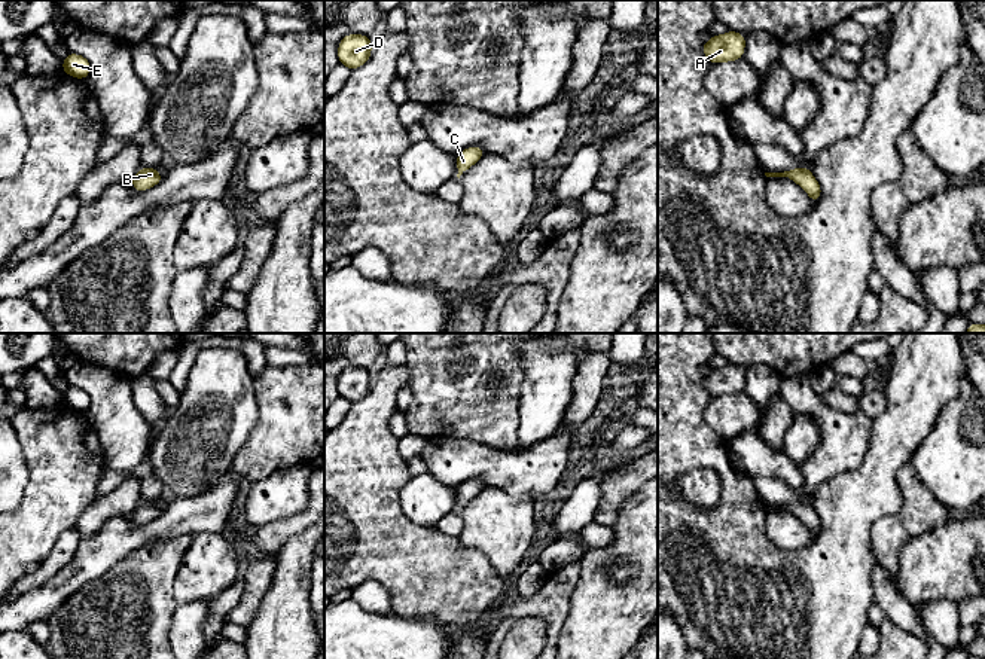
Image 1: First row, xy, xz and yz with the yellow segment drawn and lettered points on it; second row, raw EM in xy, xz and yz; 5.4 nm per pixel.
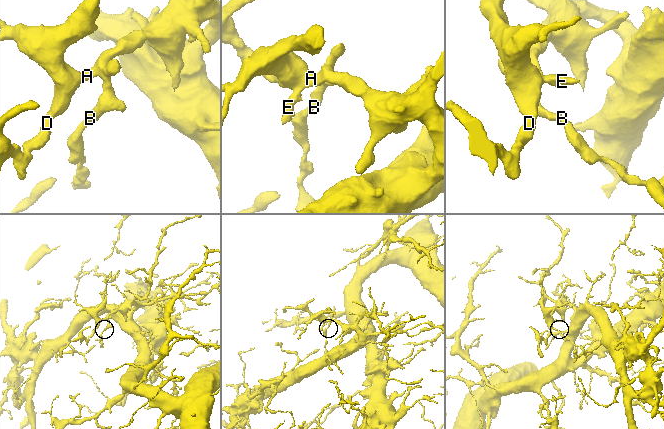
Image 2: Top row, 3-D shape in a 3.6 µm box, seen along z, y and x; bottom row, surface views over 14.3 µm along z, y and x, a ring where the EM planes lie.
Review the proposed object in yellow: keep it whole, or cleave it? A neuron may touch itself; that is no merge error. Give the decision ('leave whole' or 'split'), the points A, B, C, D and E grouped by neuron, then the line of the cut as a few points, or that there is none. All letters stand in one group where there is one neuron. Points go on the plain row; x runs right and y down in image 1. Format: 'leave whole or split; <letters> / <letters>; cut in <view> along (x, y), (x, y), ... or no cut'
leave whole; A B C D E; no cut

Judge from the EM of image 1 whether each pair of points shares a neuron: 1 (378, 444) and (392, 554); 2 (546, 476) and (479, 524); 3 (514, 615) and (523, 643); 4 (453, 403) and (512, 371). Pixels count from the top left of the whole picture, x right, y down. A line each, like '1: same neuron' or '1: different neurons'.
1: same neuron
2: different neurons
3: different neurons
4: same neuron

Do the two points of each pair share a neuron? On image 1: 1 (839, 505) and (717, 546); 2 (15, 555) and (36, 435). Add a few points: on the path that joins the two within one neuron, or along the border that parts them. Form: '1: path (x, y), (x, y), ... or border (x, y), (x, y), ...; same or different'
1: path (826, 540), (805, 561), (753, 561); same
2: path (34, 525), (42, 516), (42, 464); same

